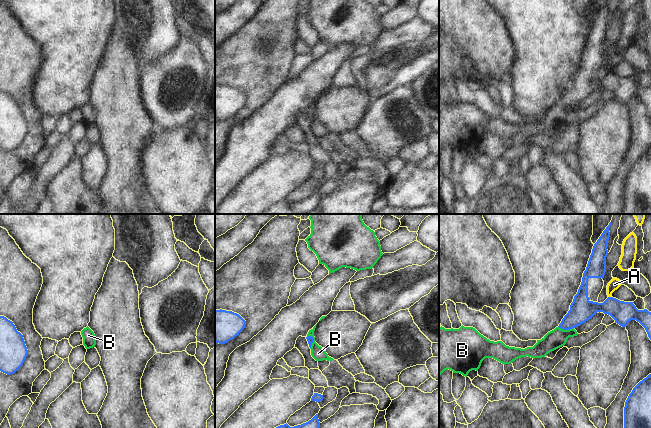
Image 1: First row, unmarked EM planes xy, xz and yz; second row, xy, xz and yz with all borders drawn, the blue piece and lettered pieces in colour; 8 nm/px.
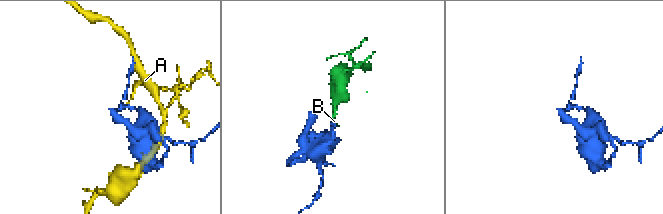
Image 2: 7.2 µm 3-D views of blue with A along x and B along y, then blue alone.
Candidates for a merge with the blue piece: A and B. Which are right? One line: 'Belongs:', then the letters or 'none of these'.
Belongs: none of these.

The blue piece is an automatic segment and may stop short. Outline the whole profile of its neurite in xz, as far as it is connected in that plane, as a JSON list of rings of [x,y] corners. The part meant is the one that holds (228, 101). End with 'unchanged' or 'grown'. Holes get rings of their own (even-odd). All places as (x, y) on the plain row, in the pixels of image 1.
[[[215,86],[215,118],[225,120],[245,104],[246,97],[237,89]]] | unchanged

